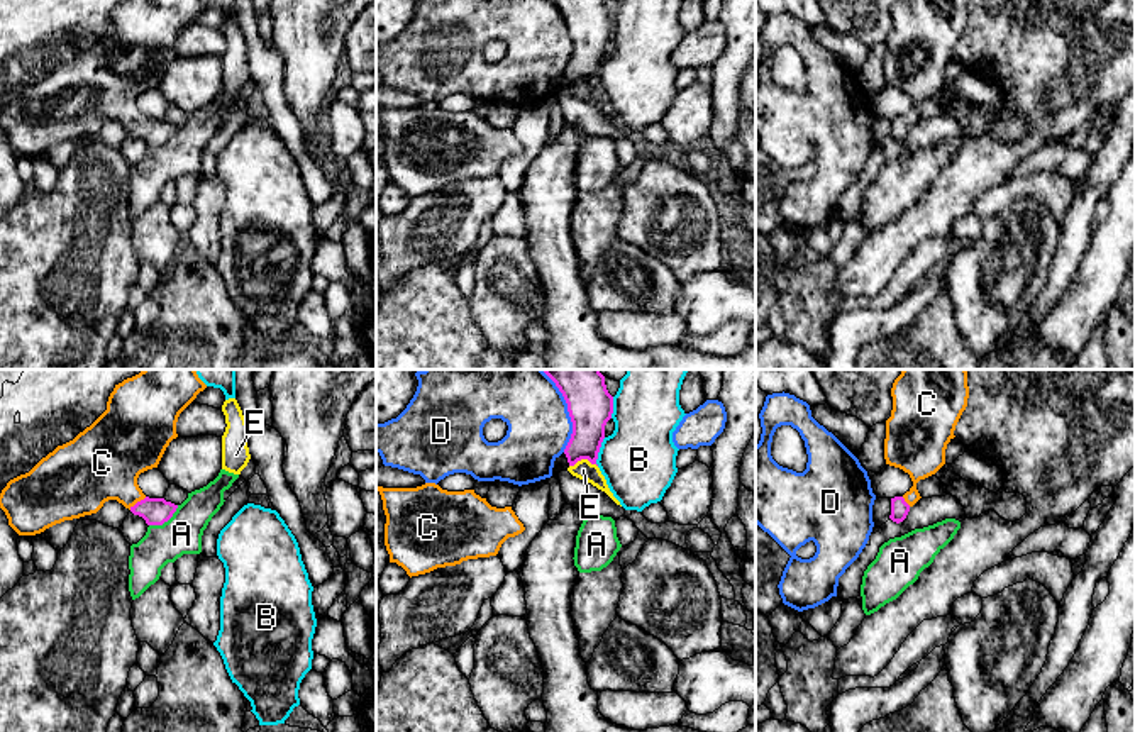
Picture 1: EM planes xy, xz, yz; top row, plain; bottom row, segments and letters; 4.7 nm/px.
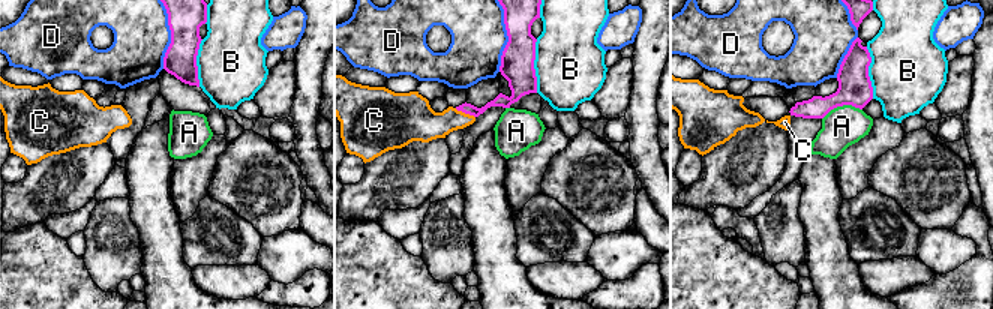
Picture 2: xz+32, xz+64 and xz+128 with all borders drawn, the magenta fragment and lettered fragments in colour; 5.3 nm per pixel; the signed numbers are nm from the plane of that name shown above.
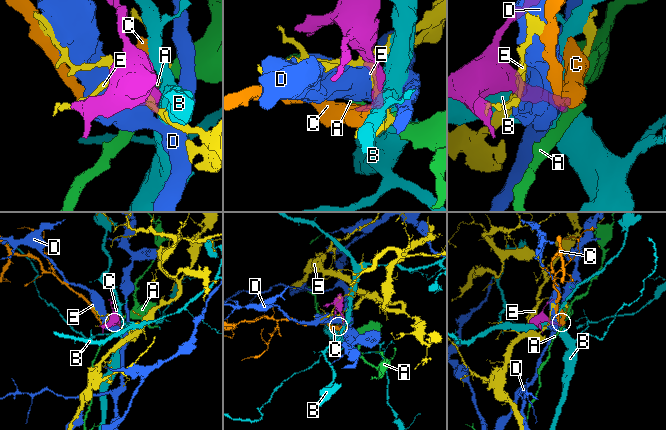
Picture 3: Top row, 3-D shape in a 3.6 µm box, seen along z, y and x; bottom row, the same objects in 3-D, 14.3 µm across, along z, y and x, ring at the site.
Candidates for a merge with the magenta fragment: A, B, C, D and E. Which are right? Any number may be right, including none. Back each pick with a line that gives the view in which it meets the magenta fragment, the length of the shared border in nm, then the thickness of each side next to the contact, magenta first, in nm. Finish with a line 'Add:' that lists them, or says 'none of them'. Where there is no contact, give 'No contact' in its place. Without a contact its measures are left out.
C: Touches magenta in xy. Shared border 110 nm. Thickness 130 nm (magenta) against 360 nm
Add: C

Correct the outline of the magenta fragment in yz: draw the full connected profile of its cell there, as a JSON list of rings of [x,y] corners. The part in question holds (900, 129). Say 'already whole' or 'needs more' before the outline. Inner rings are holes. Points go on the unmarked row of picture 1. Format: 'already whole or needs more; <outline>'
needs more; [[[894,0],[891,17],[893,30],[886,41],[884,80],[886,85],[908,93],[913,102],[903,117],[891,119],[889,139],[900,144],[922,119],[916,103],[945,85],[945,69],[955,58],[955,46],[967,27],[969,7],[967,0]]]

